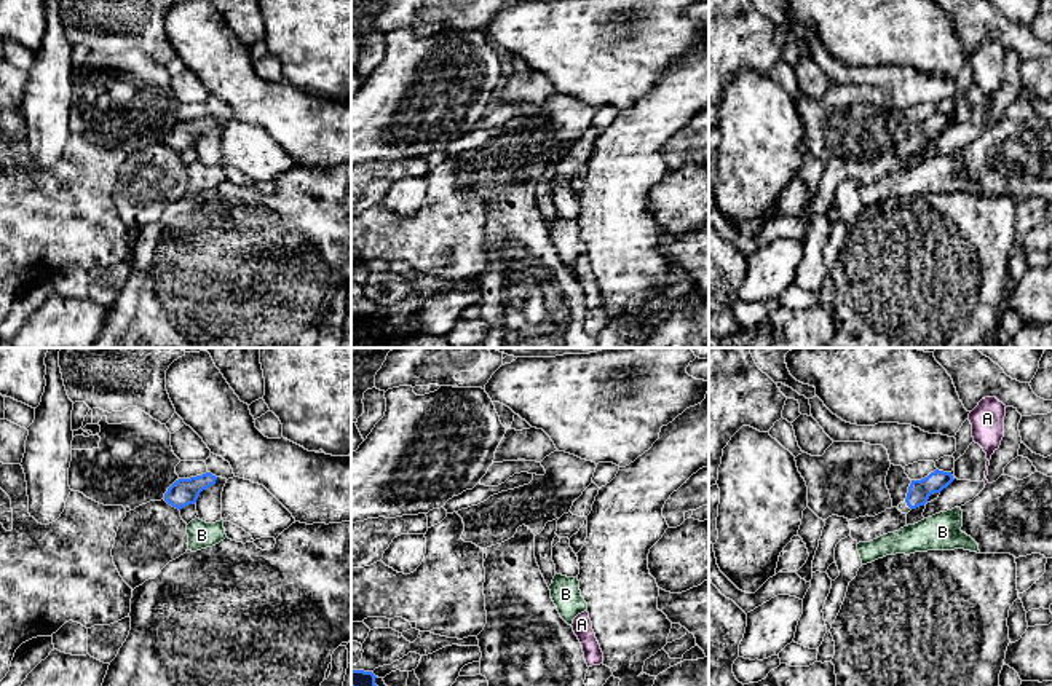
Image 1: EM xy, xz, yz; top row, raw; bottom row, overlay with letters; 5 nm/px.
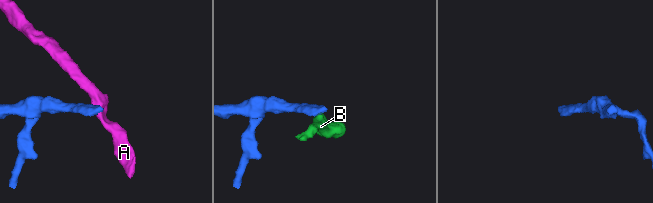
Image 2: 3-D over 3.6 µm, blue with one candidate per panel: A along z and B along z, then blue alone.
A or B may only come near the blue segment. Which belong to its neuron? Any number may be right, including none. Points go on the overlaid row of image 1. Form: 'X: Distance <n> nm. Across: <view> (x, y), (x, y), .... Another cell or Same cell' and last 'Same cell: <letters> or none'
A: Distance 150 nm. Across: yz (953, 479), (984, 479). Another cell
B: Distance 70 nm. Across: yz (923, 504), (928, 517). Another cell
Same cell: none

